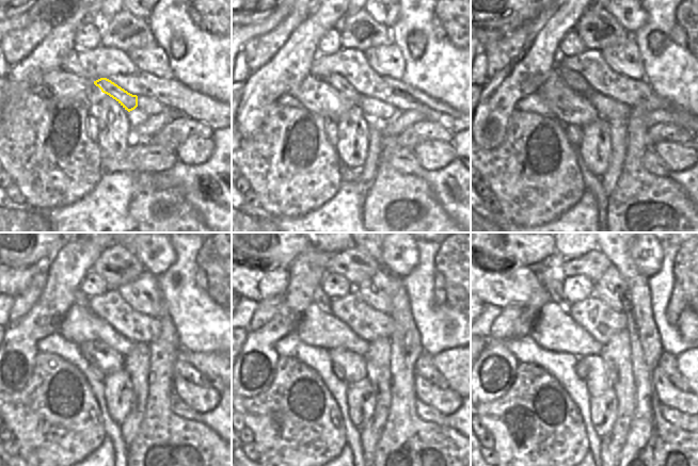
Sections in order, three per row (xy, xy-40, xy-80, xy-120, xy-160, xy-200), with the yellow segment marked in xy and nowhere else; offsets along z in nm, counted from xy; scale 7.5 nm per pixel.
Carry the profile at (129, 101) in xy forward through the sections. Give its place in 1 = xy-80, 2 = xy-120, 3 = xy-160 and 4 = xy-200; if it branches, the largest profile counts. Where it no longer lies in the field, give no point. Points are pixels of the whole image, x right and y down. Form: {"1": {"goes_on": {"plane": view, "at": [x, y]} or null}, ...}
{"1": {"goes_on": {"plane": "xy-80", "at": [572, 79]}}, "2": {"goes_on": {"plane": "xy-120", "at": [81, 300]}}, "3": {"goes_on": {"plane": "xy-160", "at": [319, 298]}}, "4": {"goes_on": {"plane": "xy-200", "at": [551, 278]}}}

